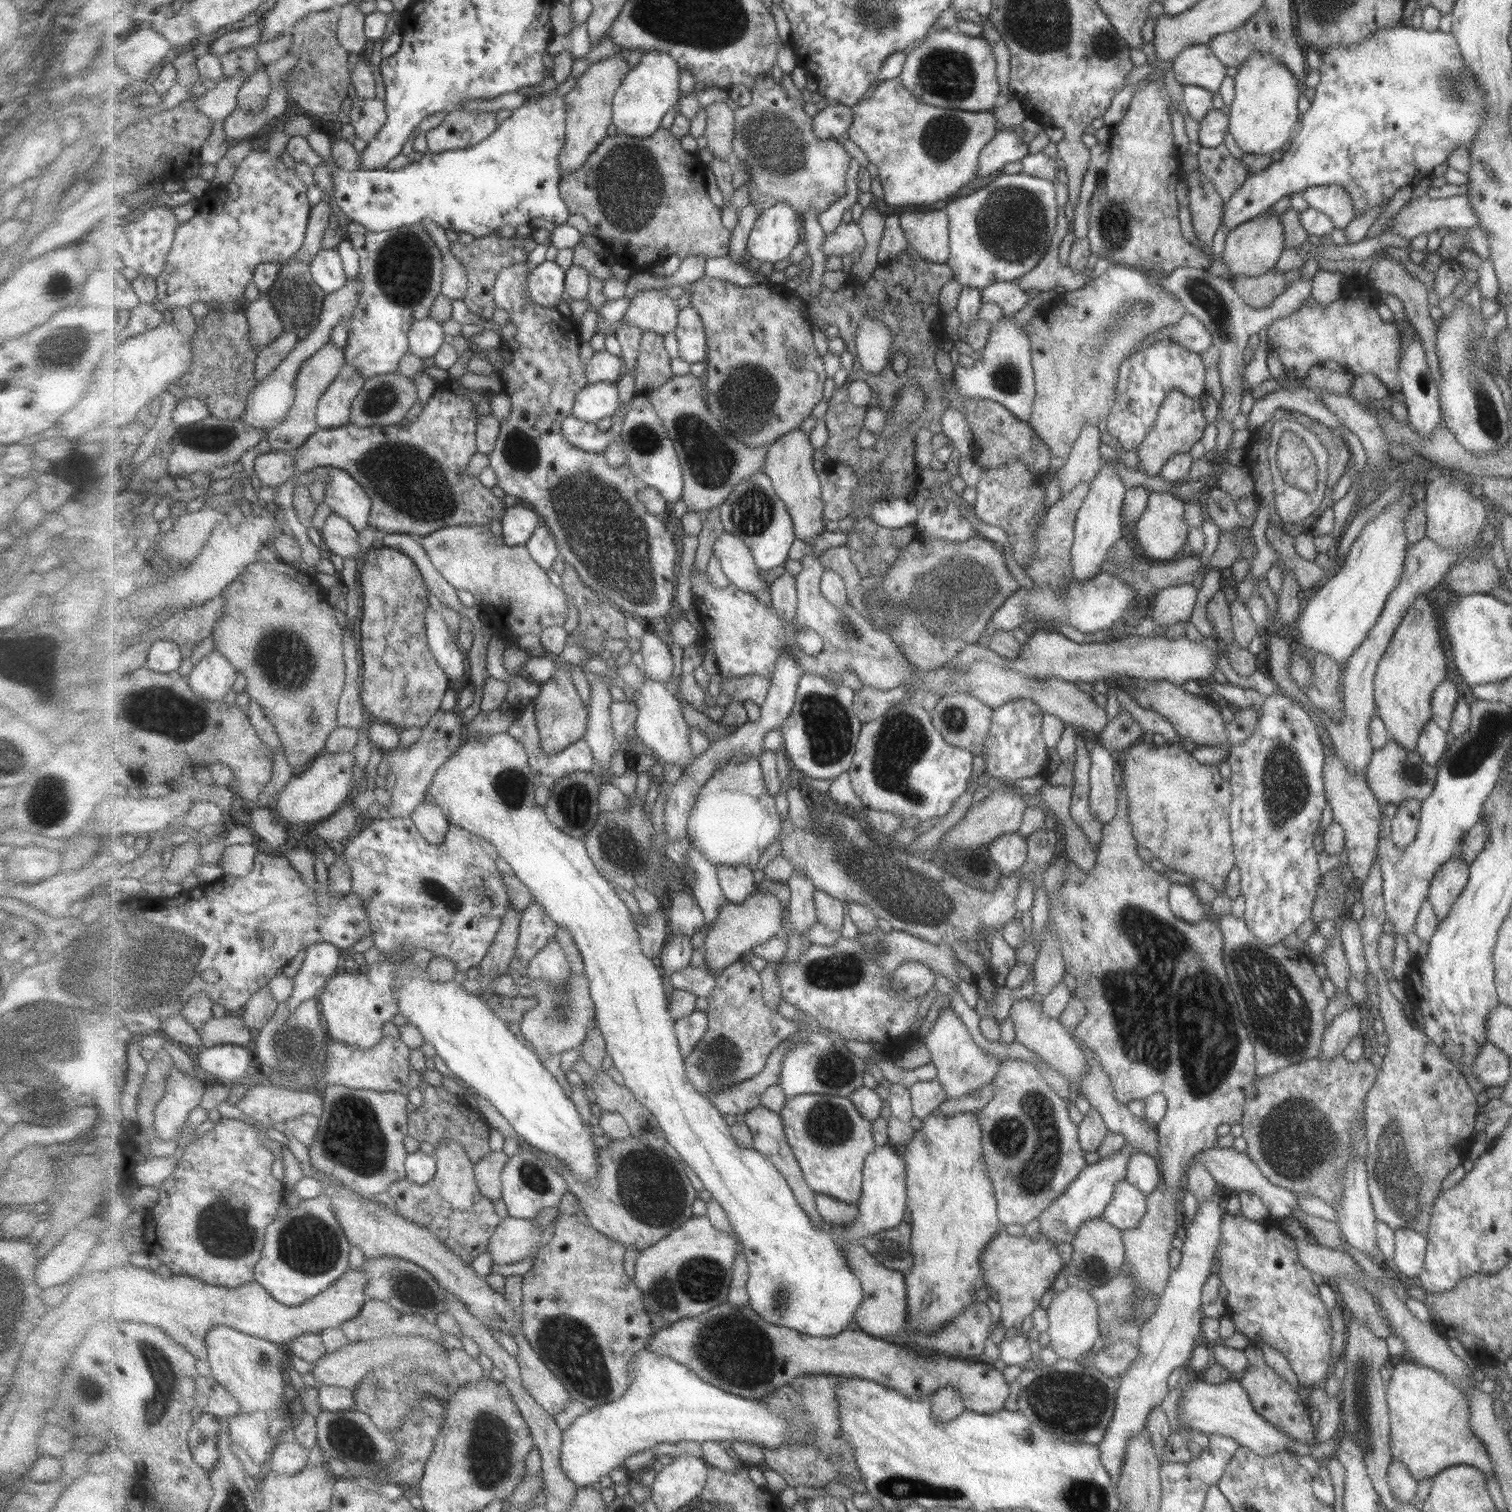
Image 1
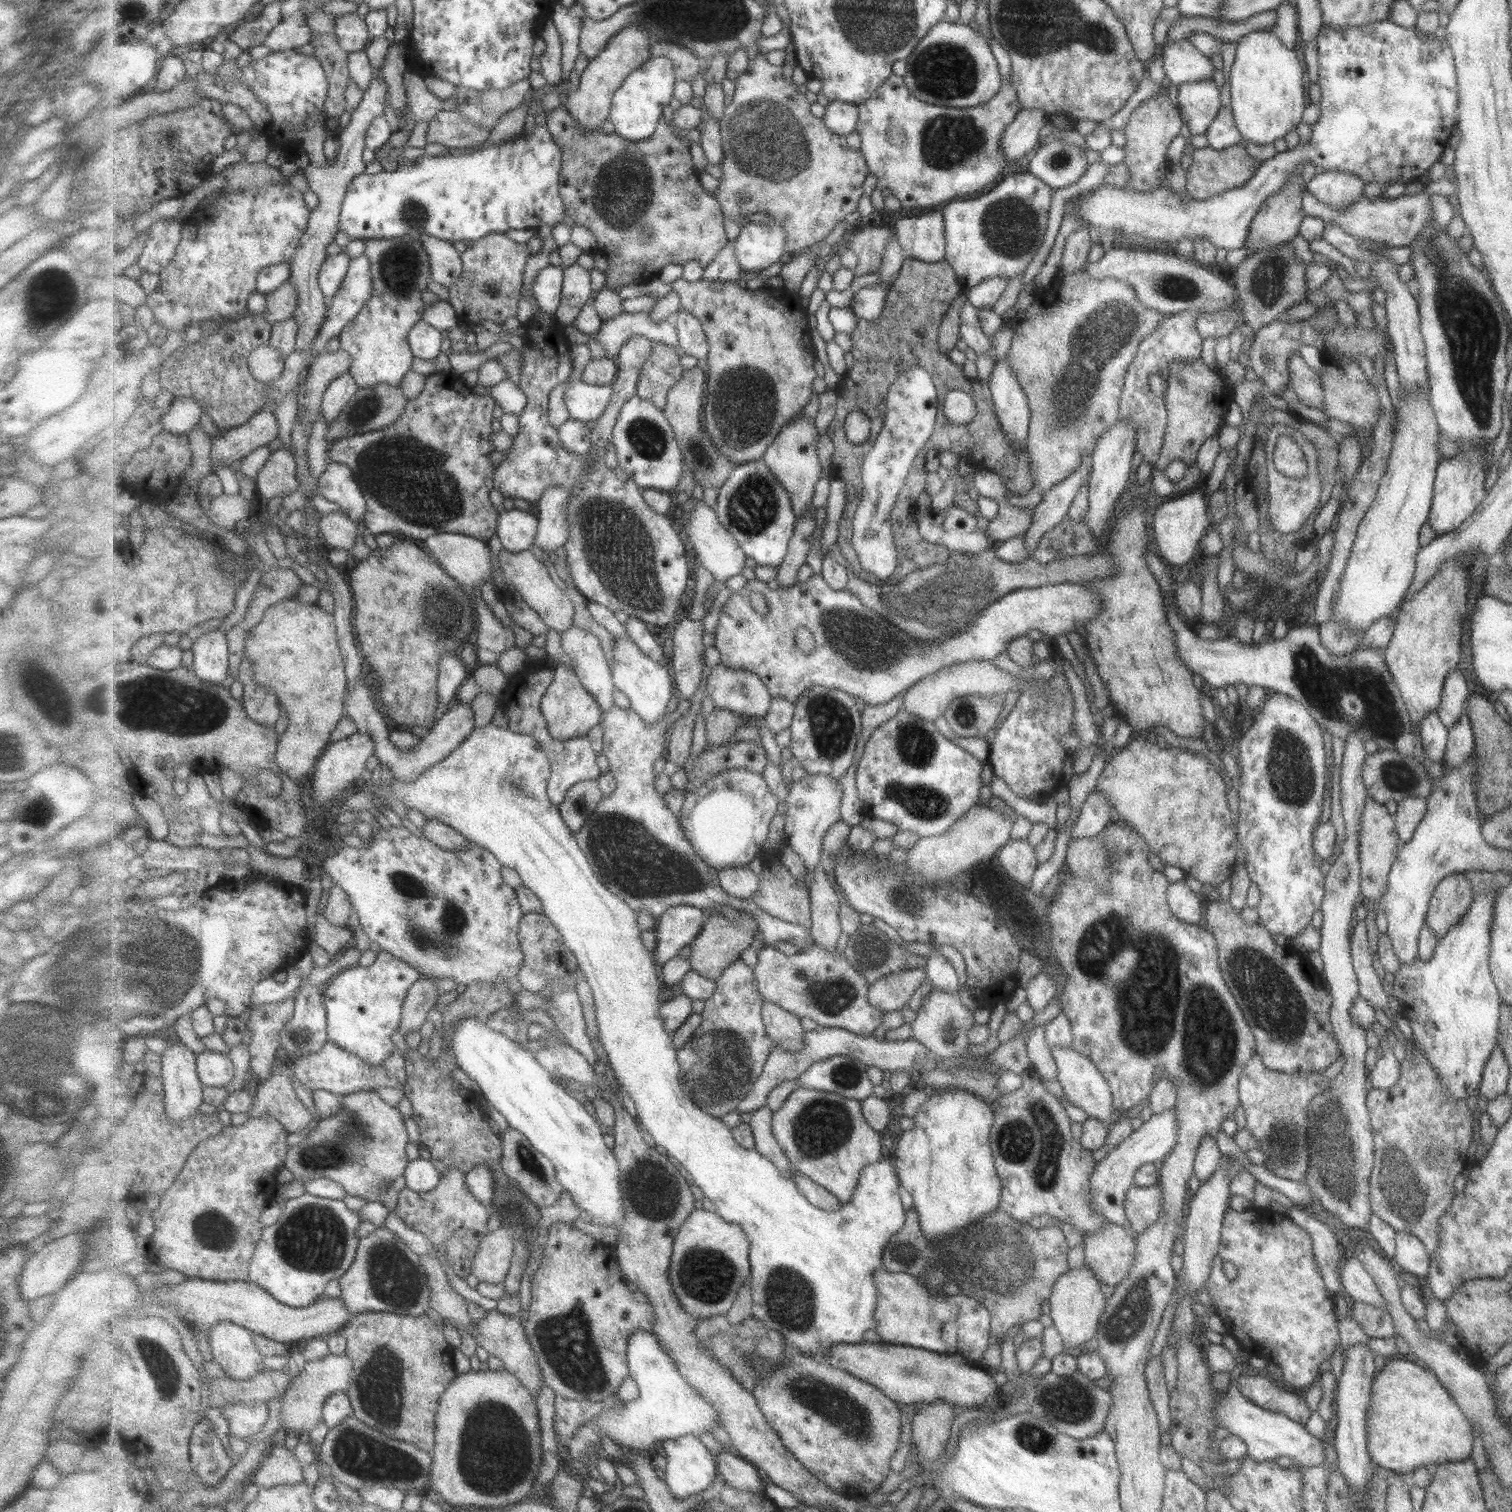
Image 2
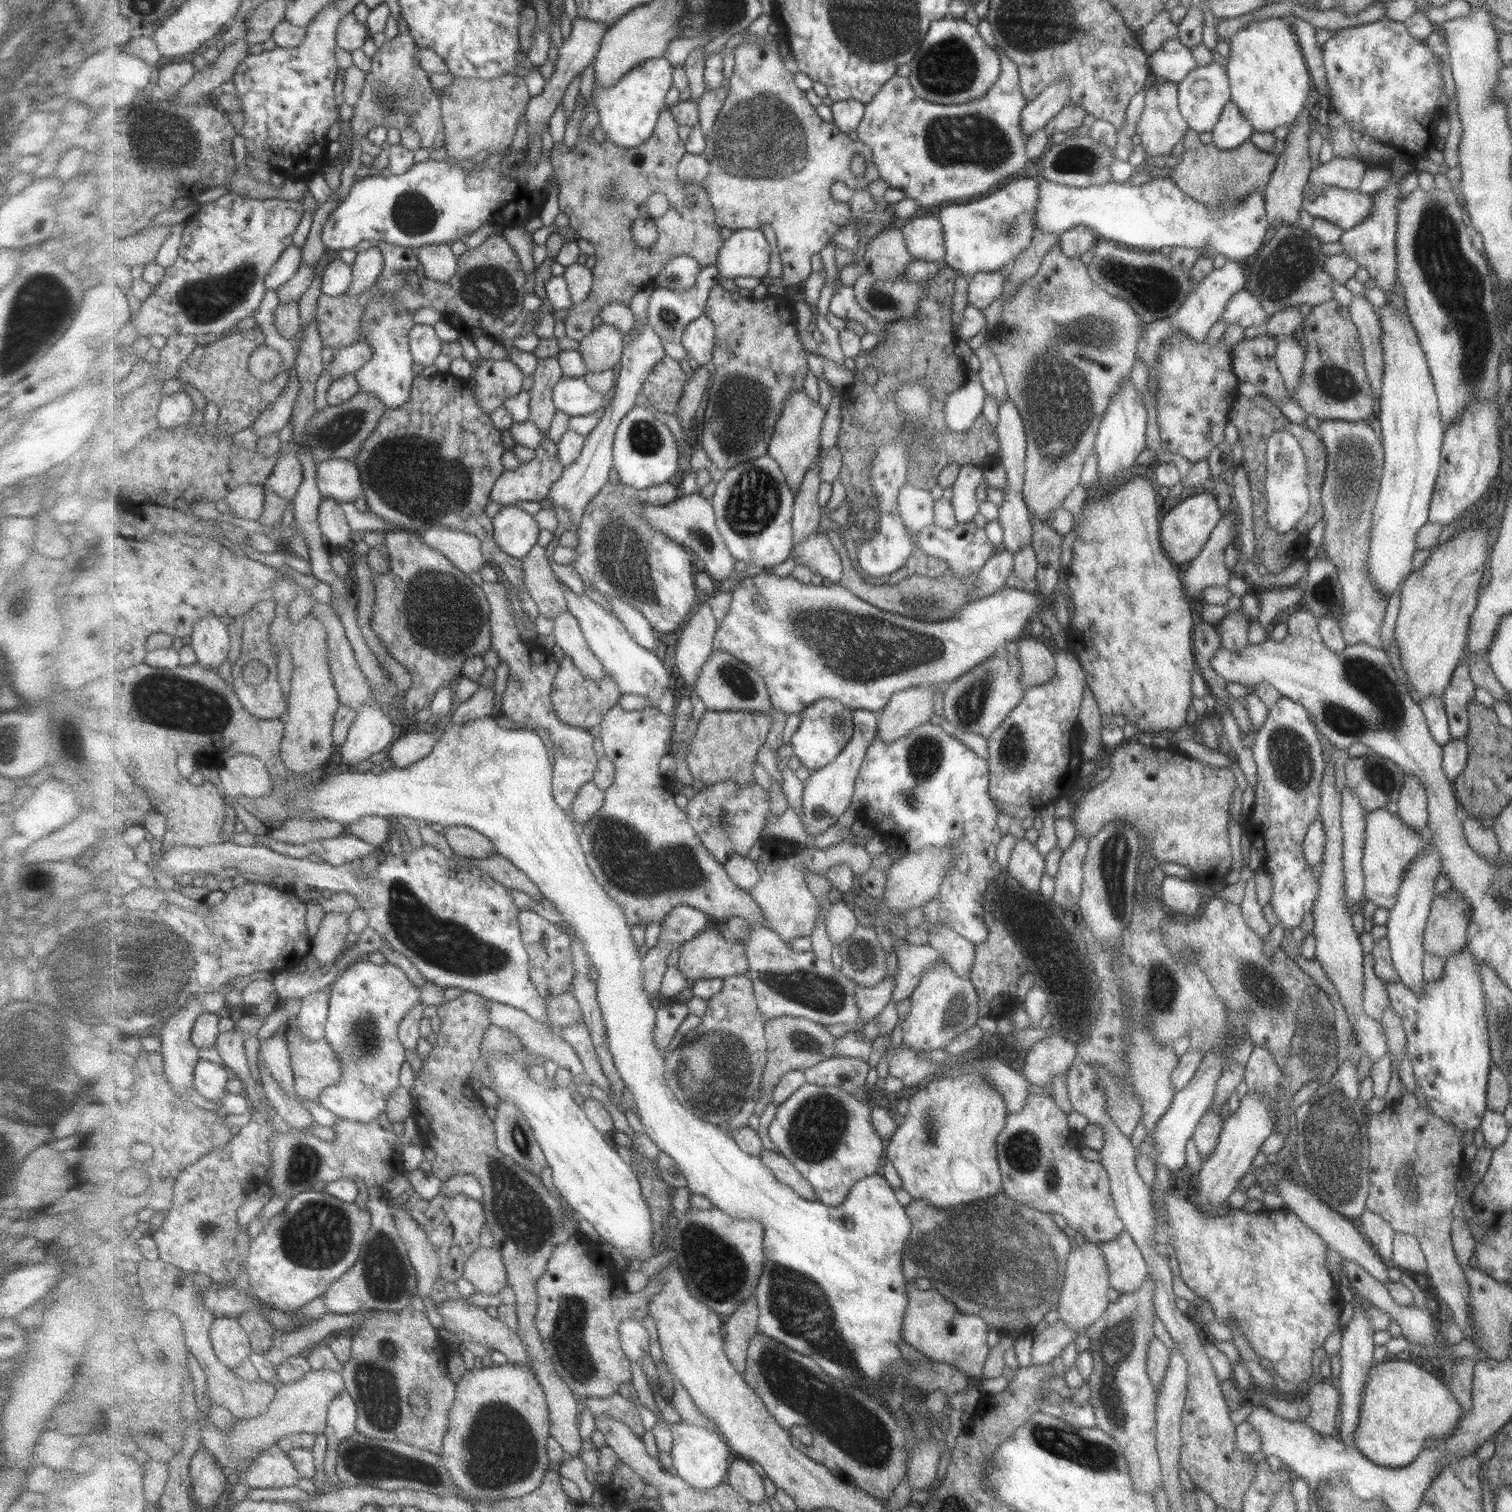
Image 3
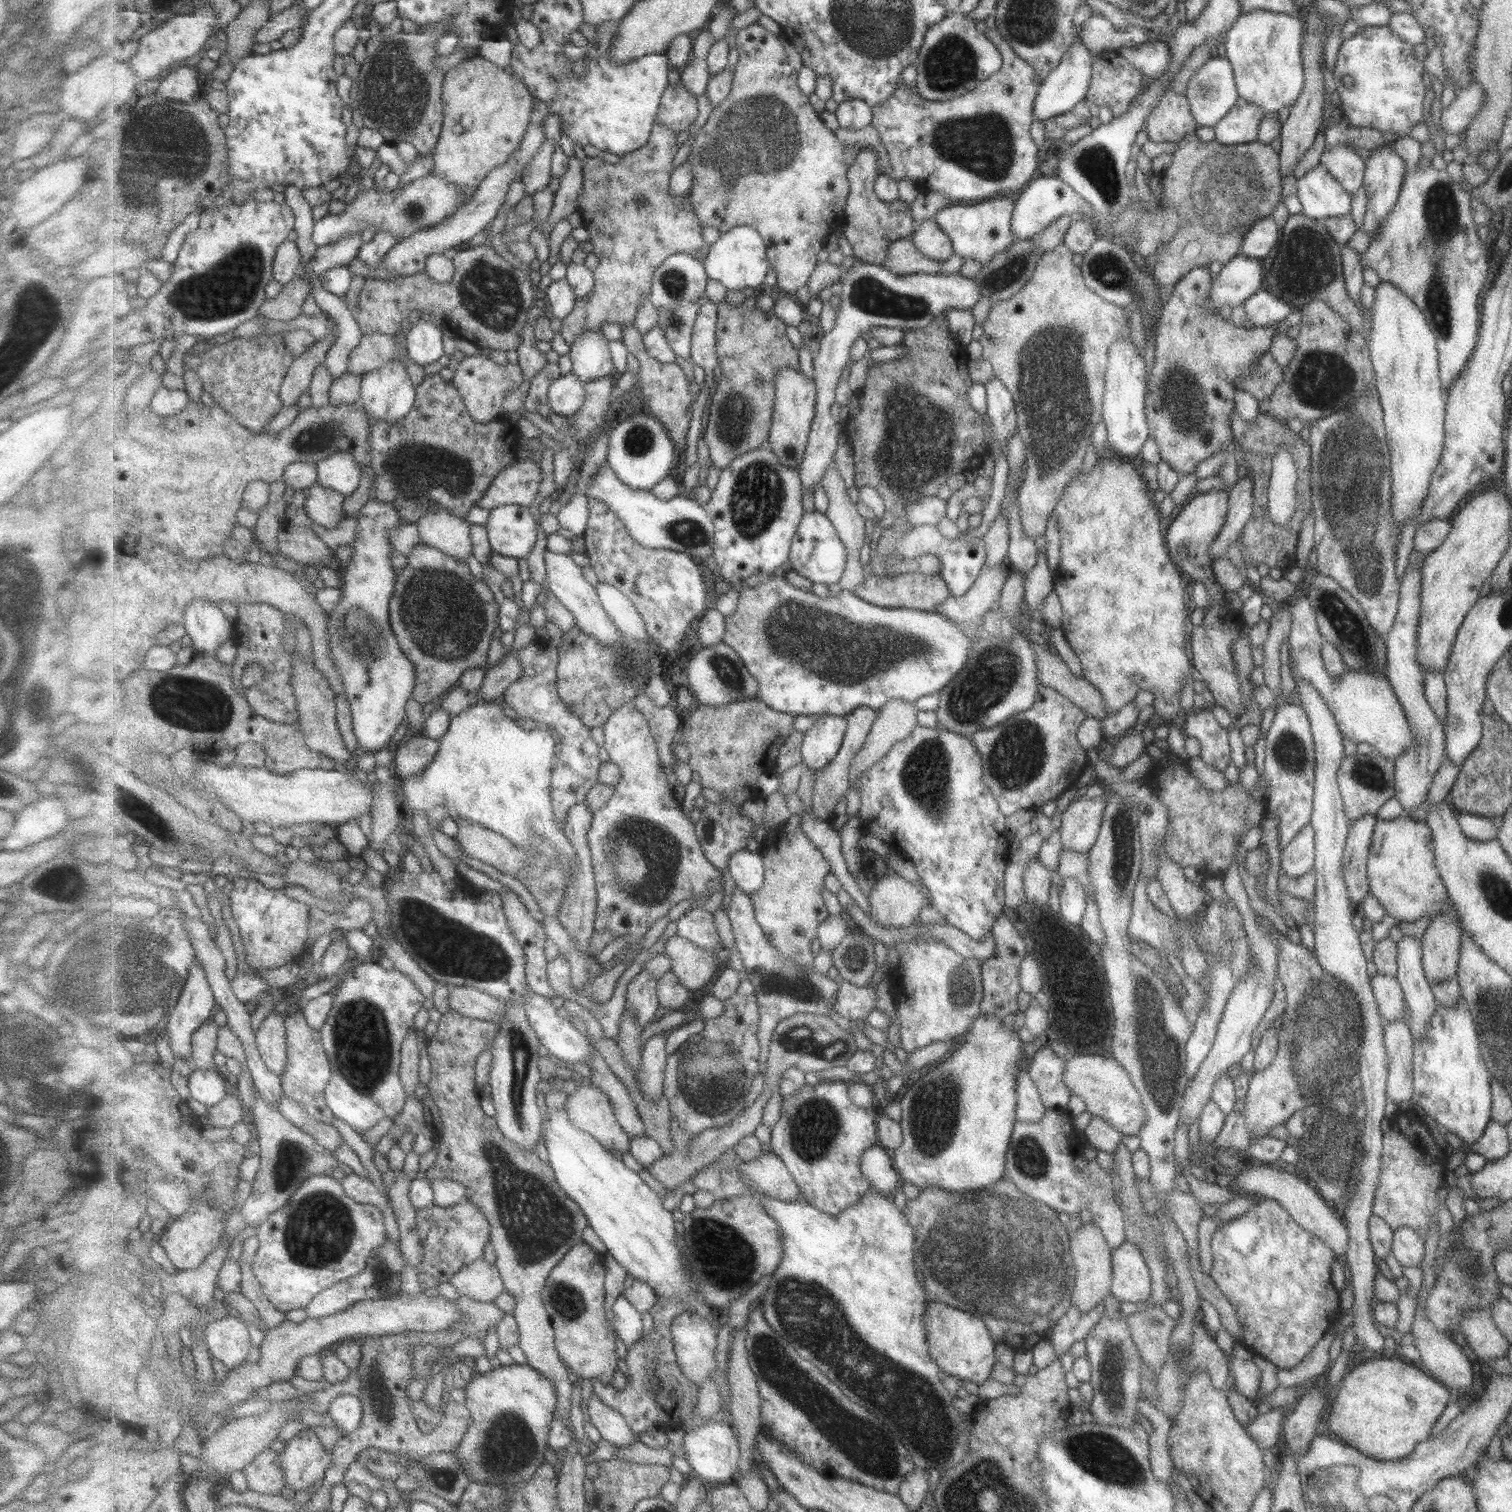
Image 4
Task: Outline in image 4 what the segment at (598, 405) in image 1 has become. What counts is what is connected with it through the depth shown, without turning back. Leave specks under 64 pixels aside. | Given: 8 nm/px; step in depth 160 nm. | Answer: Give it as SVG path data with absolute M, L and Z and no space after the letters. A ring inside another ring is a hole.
M569 374L551 386L548 396L554 413L569 417L584 405L586 386L575 374Z

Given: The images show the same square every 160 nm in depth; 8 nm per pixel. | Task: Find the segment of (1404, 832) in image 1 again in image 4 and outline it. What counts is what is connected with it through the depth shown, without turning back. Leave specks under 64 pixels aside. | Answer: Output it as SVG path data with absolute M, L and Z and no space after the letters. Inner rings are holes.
M1420 566L1405 567L1400 578L1398 588L1398 607L1390 629L1385 633L1384 645L1386 650L1386 663L1384 666L1387 682L1401 706L1407 725L1413 735L1413 744L1403 750L1394 760L1393 791L1394 799L1402 809L1402 815L1415 808L1421 808L1429 784L1443 760L1444 730L1439 724L1432 708L1429 708L1423 694L1424 676L1422 668L1416 659L1416 636L1421 603L1419 591L1421 584Z

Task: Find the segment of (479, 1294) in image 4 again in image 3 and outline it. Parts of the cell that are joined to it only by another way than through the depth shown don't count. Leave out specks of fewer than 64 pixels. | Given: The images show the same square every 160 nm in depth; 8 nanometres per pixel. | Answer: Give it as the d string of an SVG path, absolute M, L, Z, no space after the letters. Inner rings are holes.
M479 1248L464 1267L464 1279L473 1285L475 1292L497 1294L507 1287L508 1273L501 1250Z

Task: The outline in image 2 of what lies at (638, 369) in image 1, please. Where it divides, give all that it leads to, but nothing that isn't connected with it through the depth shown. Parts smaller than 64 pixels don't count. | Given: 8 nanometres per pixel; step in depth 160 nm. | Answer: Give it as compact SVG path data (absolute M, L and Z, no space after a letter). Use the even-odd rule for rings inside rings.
M653 342L651 356L639 377L638 396L652 401L657 408L663 410L668 401L669 390L681 381L684 371L681 356L673 347Z

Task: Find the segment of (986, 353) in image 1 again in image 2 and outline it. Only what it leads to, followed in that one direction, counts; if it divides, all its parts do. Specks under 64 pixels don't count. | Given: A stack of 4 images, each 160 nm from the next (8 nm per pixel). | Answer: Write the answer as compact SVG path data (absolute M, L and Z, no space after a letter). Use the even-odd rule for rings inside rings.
M1005 358L995 363L988 385L992 392L996 415L1010 444L1024 446L1029 420L1027 397L1015 381L1012 368L1009 368Z

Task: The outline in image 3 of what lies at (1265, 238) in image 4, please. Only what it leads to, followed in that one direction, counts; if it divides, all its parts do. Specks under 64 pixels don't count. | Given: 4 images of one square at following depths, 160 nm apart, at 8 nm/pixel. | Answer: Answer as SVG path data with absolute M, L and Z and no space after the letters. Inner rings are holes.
M1155 176L1139 186L1129 182L1115 183L1111 180L1103 186L1087 186L1075 188L1069 185L1061 186L1053 181L1038 178L1038 195L1034 212L1034 227L1044 233L1053 233L1057 236L1076 226L1086 226L1095 233L1098 240L1118 242L1127 246L1127 249L1141 253L1159 252L1162 247L1203 248L1208 256L1213 258L1223 256L1227 261L1239 261L1251 256L1261 246L1261 242L1268 230L1268 220L1264 213L1262 195L1258 192L1244 198L1243 202L1234 204L1232 208L1207 208L1204 204L1185 196L1169 177Z

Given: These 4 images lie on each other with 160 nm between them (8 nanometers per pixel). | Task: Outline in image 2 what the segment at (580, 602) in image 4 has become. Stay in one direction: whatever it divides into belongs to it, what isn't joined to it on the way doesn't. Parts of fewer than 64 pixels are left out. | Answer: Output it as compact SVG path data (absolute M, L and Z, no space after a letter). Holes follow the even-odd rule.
M627 633L613 638L612 675L616 690L629 697L632 704L629 709L636 712L649 728L653 728L659 722L663 722L665 716L670 714L667 712L667 704L673 695L677 695L671 667L667 663L653 660L633 642Z

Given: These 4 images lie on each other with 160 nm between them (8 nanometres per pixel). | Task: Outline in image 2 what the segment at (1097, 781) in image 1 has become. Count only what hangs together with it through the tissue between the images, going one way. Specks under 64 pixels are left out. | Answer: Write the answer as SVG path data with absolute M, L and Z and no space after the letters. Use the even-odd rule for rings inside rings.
M1094 788L1081 804L1079 816L1070 830L1070 839L1079 840L1097 836L1111 821L1108 808L1105 797Z

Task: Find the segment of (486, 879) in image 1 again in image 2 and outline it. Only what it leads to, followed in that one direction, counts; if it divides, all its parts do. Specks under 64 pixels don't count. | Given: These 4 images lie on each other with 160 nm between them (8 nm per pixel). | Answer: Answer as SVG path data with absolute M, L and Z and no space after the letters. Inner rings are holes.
M392 826L387 830L377 828L377 833L373 835L373 839L362 848L341 847L332 857L322 861L316 868L316 871L319 875L323 873L329 876L335 887L343 889L349 895L362 928L373 942L377 942L381 950L390 952L399 960L408 962L410 965L413 965L413 968L420 969L423 976L436 977L438 979L452 978L456 984L464 984L466 986L471 983L479 984L483 982L487 984L504 984L515 995L520 994L523 989L518 976L520 976L520 970L524 966L525 960L519 936L520 922L524 916L524 910L520 905L516 889L506 885L503 882L503 878L501 878L501 868L503 867L492 852L474 843L470 843L470 846L463 850L450 851L449 849L441 848L425 836L415 836L413 832L410 832L405 827Z

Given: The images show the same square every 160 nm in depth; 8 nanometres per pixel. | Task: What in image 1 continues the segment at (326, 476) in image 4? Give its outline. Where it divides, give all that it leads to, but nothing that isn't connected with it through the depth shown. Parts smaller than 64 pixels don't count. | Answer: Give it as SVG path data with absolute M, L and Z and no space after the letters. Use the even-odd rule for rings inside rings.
M334 469L331 472L324 502L332 509L332 513L353 524L357 532L371 526L371 497L349 472L341 469Z

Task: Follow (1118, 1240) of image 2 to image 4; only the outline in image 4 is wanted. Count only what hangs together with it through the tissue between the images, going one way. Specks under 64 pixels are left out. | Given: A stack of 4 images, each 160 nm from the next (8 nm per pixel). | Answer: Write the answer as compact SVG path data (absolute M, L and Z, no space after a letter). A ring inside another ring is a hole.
M1127 1242L1110 1251L1109 1294L1118 1302L1143 1303L1150 1298L1151 1282L1139 1249Z

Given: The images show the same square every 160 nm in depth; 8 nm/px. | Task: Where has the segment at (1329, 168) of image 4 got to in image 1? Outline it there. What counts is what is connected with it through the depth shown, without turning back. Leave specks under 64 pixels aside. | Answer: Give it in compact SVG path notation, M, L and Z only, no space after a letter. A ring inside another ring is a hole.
M1314 186L1301 193L1301 198L1308 207L1328 216L1335 229L1343 229L1354 218L1352 200L1340 186Z

